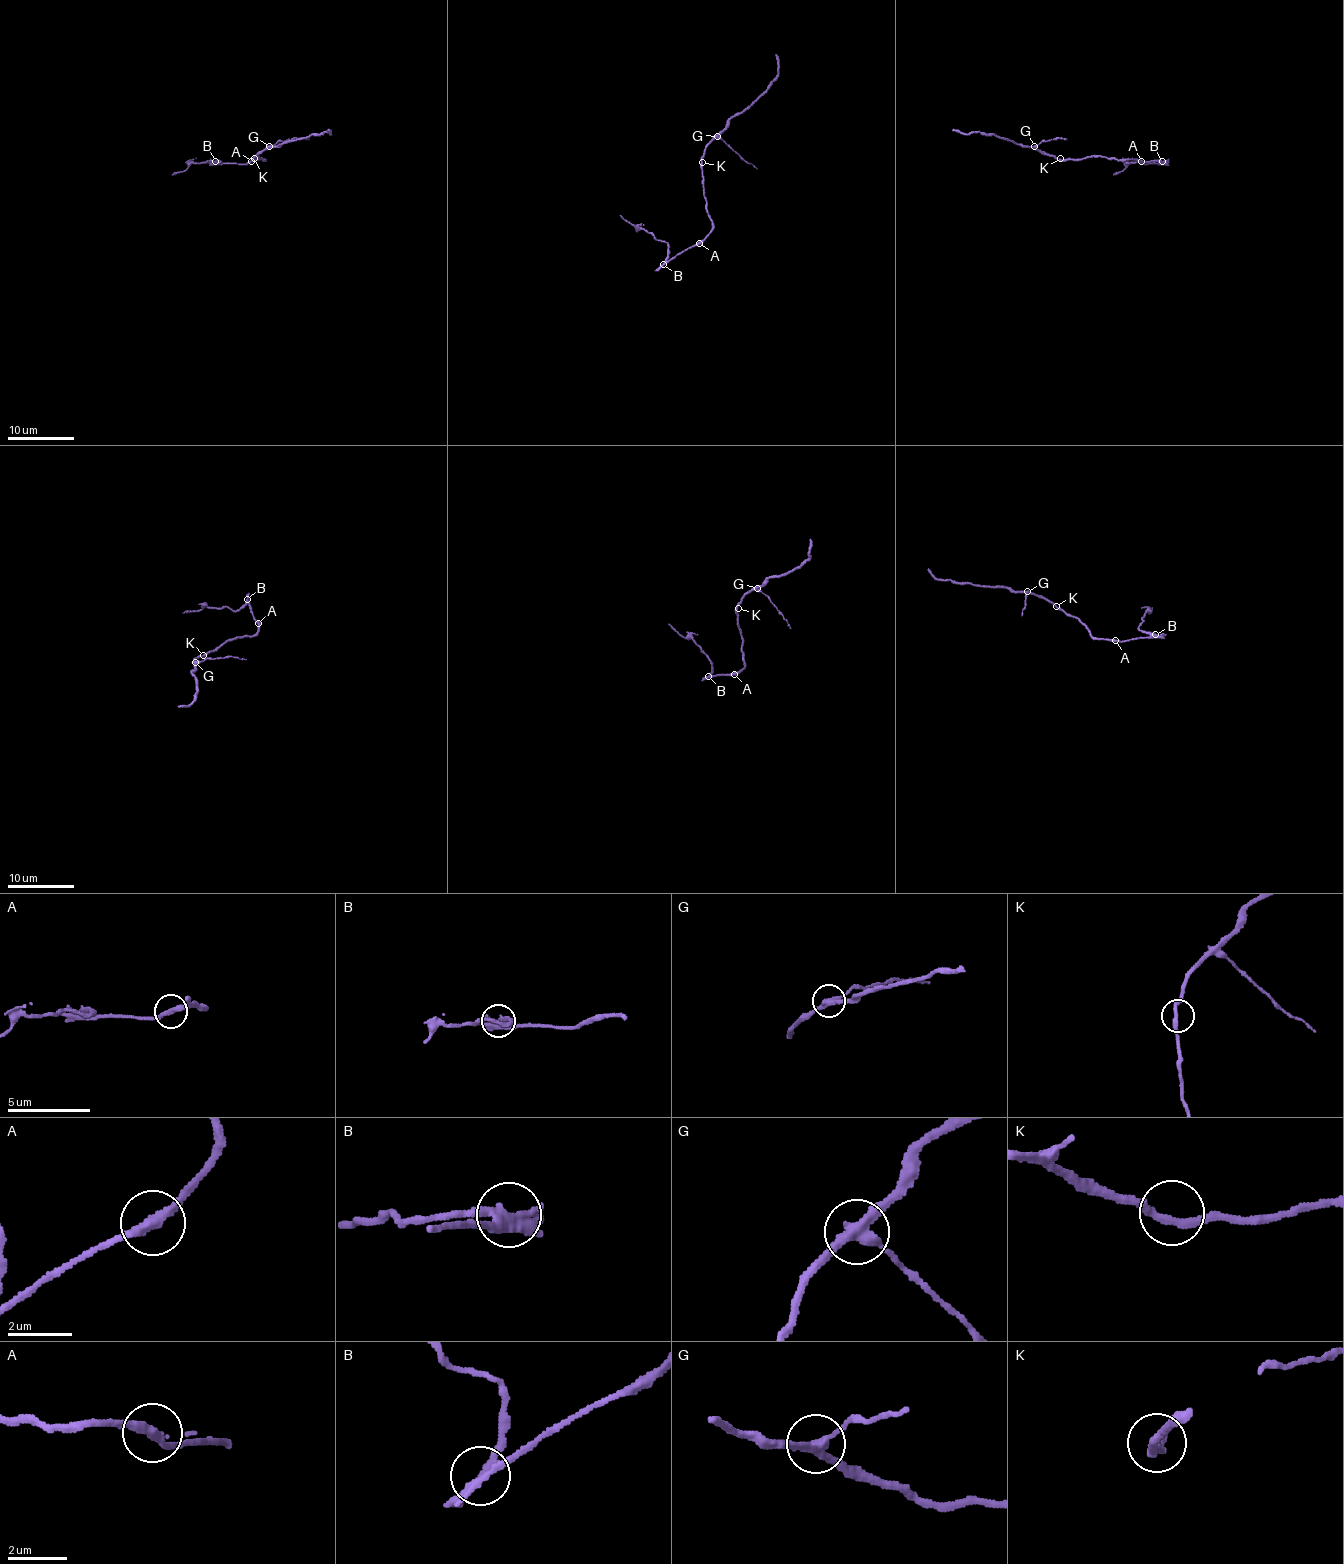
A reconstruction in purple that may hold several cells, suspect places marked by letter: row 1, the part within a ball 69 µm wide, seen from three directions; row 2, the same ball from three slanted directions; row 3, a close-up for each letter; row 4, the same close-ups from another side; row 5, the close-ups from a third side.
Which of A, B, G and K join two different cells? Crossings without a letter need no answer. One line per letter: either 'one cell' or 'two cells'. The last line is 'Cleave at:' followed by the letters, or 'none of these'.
A: one cell
B: two cells
G: two cells
K: one cell
Cleave at: B, G

